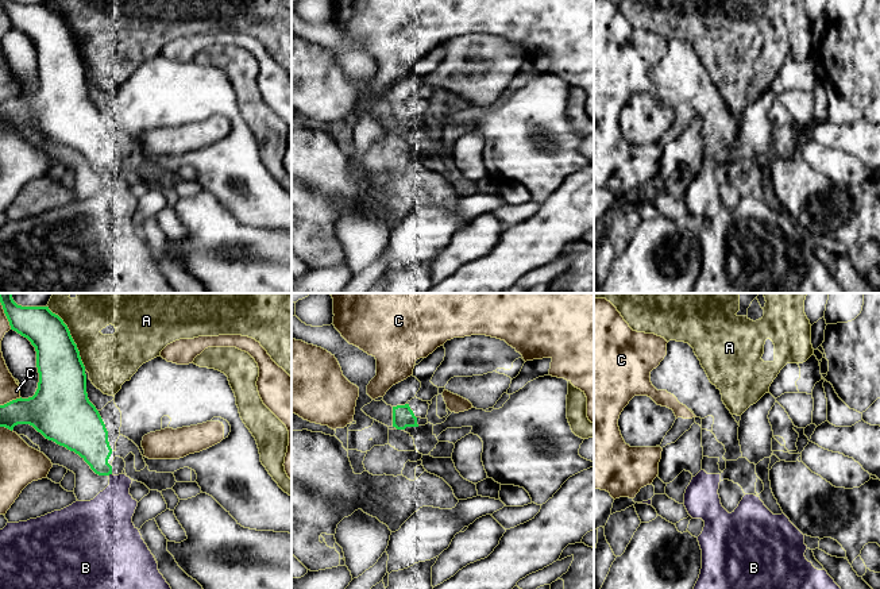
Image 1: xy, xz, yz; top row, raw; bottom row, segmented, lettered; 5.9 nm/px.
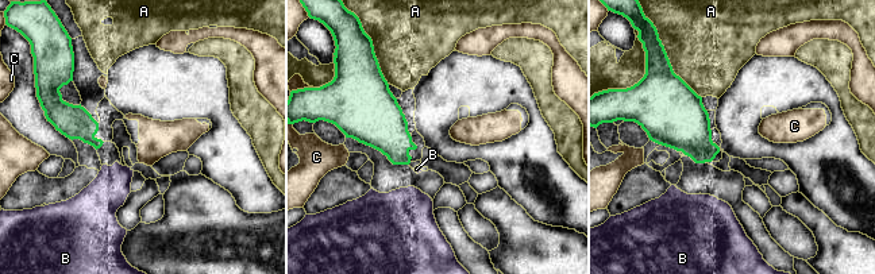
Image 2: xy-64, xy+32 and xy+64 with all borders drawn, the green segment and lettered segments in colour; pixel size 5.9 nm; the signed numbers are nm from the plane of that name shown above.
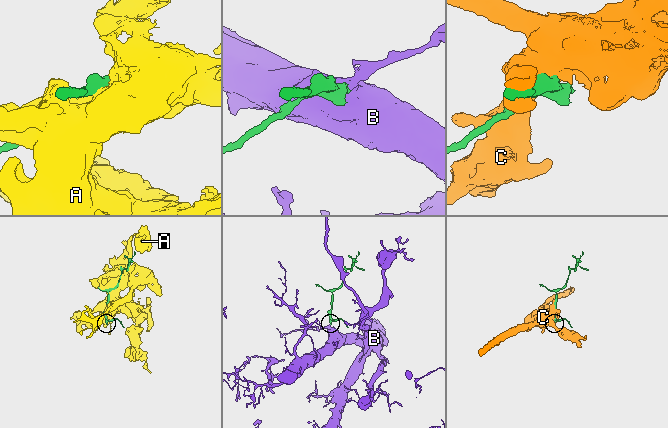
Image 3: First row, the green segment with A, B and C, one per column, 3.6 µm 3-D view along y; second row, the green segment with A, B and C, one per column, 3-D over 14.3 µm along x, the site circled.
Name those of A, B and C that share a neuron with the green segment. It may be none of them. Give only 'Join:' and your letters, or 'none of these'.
Join: B

